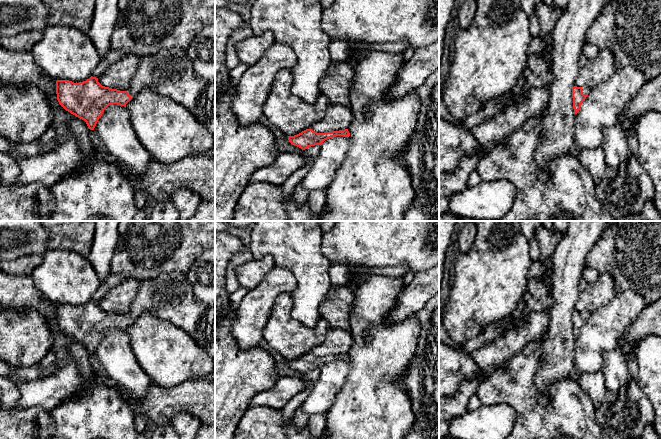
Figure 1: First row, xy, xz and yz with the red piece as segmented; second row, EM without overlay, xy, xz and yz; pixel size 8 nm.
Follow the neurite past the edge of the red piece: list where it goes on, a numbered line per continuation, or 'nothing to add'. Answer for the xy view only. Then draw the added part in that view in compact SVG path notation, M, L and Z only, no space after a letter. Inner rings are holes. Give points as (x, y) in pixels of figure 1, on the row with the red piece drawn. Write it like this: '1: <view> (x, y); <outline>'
1: xy (169, 72); M161 49L154 55L140 57L138 69L127 92L134 97L143 88L150 88L184 106L206 129L215 133L215 78L207 80L199 76L184 50Z

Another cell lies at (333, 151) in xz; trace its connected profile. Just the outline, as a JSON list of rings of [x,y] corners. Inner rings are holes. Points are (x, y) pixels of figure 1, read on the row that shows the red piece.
[[[336,136],[325,140],[320,148],[311,169],[302,180],[301,186],[308,192],[322,190],[329,187],[336,171],[345,160],[351,146],[351,137]]]

